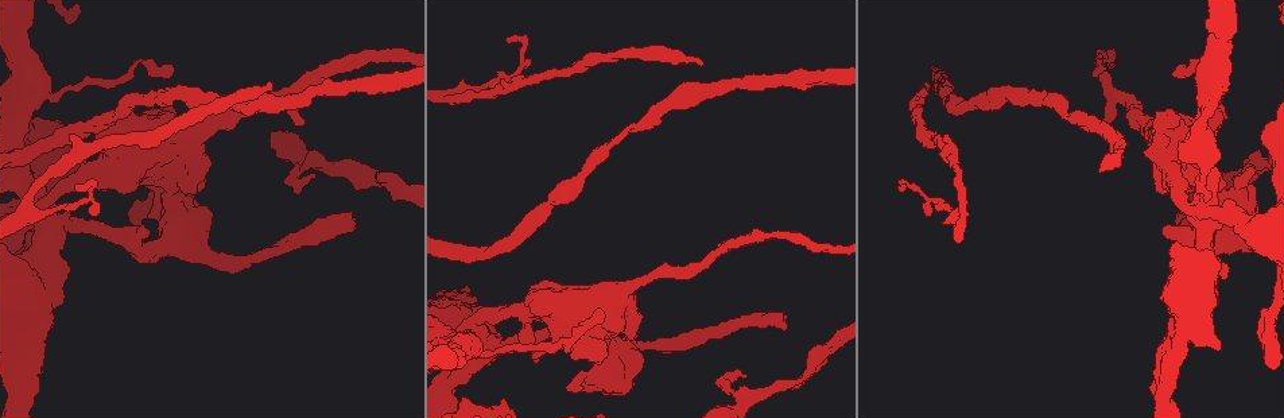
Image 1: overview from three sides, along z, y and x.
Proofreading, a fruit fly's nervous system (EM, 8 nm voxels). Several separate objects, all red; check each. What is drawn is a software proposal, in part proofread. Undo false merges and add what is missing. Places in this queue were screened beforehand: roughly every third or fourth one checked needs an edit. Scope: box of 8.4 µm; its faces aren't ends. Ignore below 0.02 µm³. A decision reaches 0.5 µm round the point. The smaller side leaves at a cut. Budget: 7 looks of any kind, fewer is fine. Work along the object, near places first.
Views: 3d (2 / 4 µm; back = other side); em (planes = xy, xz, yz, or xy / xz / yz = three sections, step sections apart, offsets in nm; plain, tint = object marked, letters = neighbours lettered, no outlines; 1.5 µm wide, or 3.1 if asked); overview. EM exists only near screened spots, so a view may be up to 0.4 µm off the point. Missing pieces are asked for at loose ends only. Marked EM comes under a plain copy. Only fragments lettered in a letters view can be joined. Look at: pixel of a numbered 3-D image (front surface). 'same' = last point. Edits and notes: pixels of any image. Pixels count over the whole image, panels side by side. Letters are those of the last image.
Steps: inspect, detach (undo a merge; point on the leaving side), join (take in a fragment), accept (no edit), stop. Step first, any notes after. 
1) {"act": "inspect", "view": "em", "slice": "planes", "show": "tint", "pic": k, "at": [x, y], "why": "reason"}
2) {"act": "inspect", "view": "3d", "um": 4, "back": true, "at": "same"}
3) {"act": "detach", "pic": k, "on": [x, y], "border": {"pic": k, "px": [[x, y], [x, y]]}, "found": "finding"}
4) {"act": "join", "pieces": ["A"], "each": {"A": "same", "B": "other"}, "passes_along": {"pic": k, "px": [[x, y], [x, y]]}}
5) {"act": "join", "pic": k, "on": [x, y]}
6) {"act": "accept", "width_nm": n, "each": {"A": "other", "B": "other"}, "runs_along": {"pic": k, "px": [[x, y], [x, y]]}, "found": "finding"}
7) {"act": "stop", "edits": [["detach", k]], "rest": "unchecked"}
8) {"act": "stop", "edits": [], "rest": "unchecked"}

{"act": "inspect", "view": "em", "slice": "yz", "step": 4, "show": "tint", "pic": 1, "at": [1208, 209], "why": "sudden change in width"}

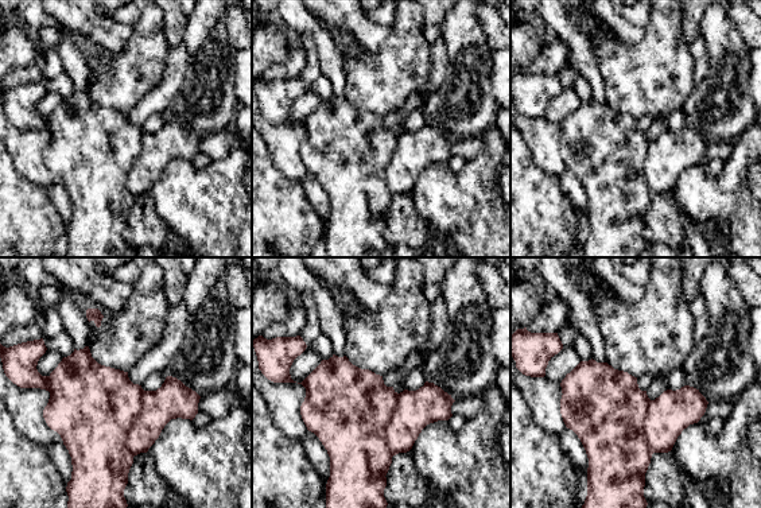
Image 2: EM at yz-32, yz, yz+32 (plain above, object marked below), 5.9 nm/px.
{"act": "inspect", "view": "em", "slice": "xy", "step": 4, "show": "letters", "at": "same", "why": "another direction"}

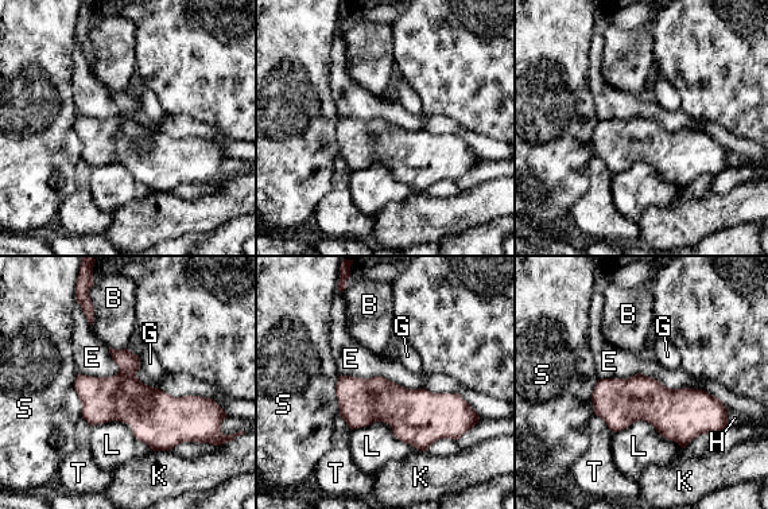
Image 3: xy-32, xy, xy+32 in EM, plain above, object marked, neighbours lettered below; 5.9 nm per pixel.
{"act": "accept", "each": {"B": "other", "E": "other", "G": "other", "H": "other", "K": "other", "L": "other", "S": "other", "T": "other"}, "border": {"pic": 3, "px": [[350, 428], [386, 422], [417, 450]]}, "found": "all the same neuron"}

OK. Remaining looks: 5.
{"act": "inspect", "view": "3d", "um": 2, "pic": 1, "at": [299, 124], "why": "branch stops here"}

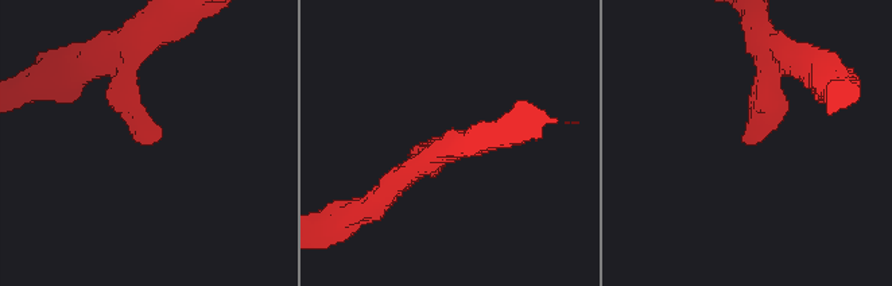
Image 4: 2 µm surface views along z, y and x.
{"act": "inspect", "view": "em", "slice": "planes", "show": "letters", "pic": 4, "at": [150, 138]}

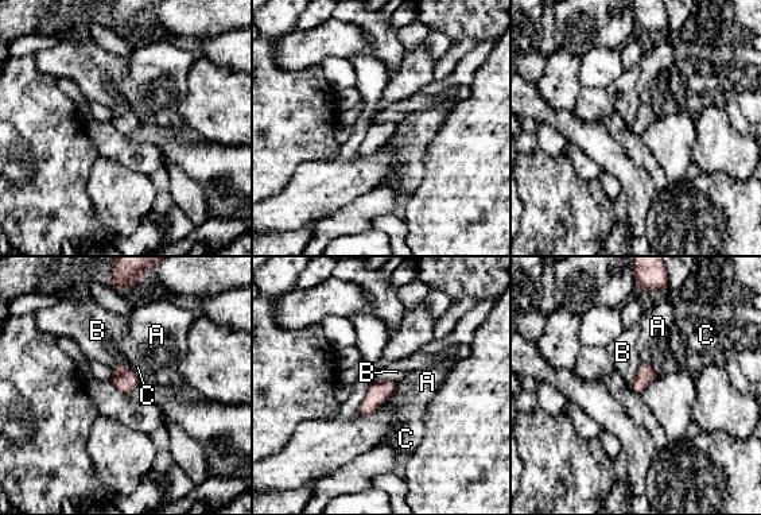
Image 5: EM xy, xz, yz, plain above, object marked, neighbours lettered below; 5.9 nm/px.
{"act": "accept", "each": {"A": "other", "B": "other", "C": "other"}, "border": {"pic": 5, "px": [[373, 380], [396, 382]]}, "found": "no lettered fragment goes on from it"}

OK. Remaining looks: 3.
{"act": "inspect", "view": "3d", "um": 4, "back": true, "pic": 1, "at": [149, 249], "why": "closes a loop"}

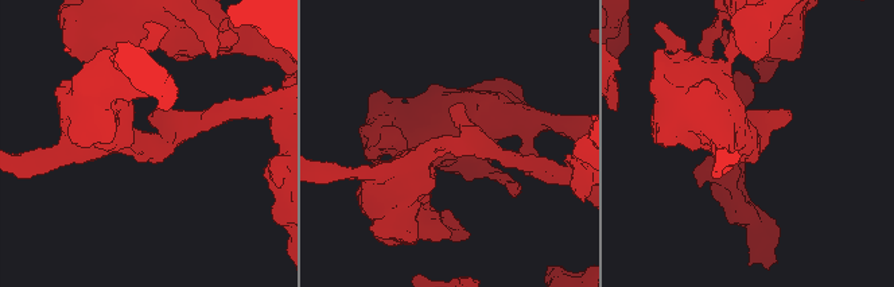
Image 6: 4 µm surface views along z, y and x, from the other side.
{"act": "inspect", "view": "em", "slice": "planes", "show": "letters", "pic": 6, "at": [755, 142], "why": "shape alone is not enough"}

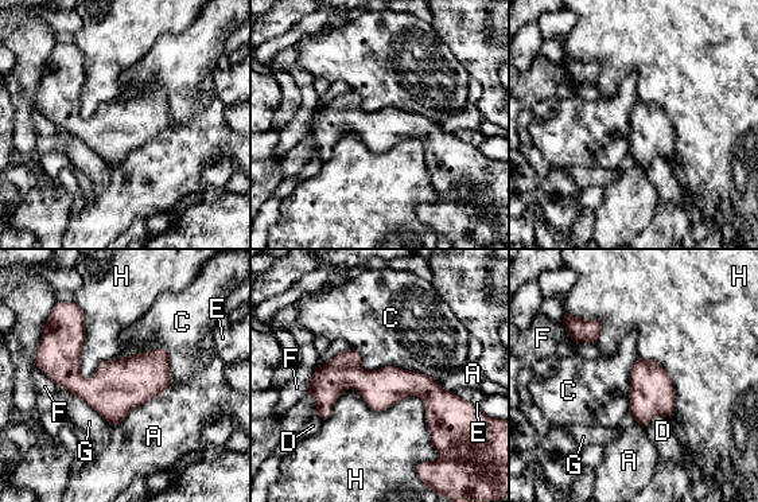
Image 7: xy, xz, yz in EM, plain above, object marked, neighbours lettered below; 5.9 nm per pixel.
{"act": "accept", "width_nm": 240, "each": {"A": "other", "C": "other", "D": "other", "E": "other", "F": "other", "G": "other", "H": "other"}, "runs_along": {"pic": 7, "px": [[311, 386], [418, 384], [455, 407]]}, "found": "one neuron here"}

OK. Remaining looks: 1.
{"act": "stop", "edits": [], "rest": "unchecked"}

